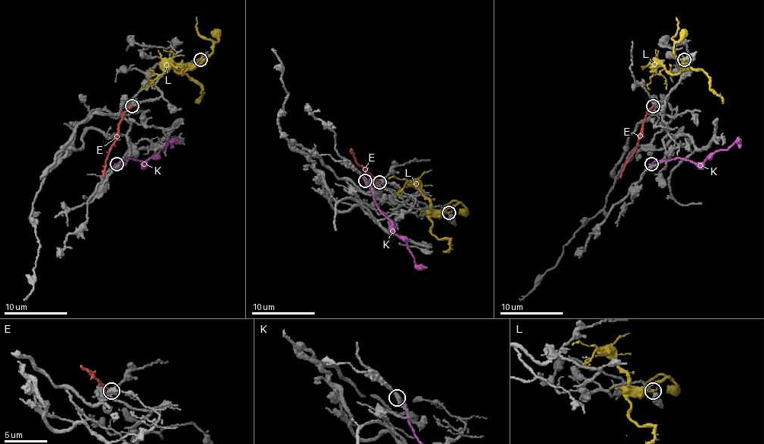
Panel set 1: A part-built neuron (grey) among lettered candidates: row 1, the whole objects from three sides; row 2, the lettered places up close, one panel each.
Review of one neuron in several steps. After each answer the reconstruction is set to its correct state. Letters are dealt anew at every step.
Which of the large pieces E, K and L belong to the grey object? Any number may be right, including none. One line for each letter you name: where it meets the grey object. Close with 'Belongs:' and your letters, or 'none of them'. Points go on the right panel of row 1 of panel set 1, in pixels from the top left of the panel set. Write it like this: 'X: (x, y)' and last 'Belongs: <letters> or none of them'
Belongs: none of them

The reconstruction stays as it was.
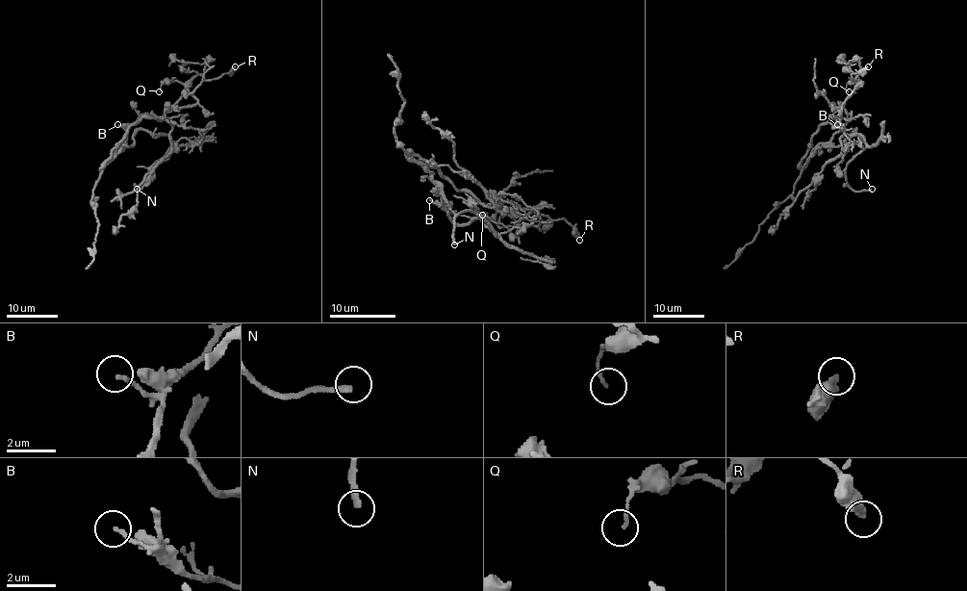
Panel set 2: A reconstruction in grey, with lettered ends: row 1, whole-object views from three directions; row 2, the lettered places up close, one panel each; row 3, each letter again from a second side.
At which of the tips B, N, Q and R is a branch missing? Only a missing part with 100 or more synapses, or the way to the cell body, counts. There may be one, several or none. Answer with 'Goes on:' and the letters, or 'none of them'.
Goes on: N

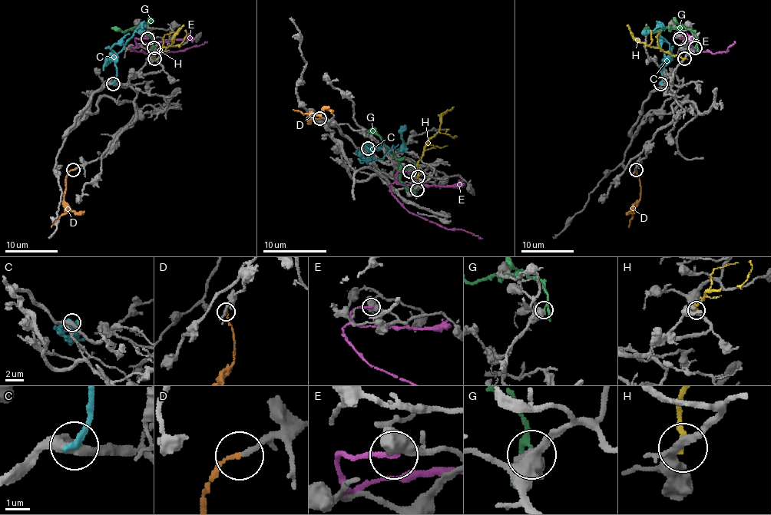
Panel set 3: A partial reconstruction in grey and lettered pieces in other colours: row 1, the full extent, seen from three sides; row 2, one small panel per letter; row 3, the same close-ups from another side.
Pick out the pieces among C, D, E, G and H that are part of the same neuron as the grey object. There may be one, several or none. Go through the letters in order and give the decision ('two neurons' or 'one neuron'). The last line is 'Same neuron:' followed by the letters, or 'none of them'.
C: two neurons
D: one neuron
E: two neurons
G: two neurons
H: two neurons
Same neuron: D

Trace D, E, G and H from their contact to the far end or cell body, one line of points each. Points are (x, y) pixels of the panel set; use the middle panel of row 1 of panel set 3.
D: (320, 117), (314, 119), (310, 123), (309, 114), (293, 110)
E: (408, 171), (396, 174), (395, 183), (390, 187), (392, 193), (411, 212), (447, 229), (454, 229), (481, 238)
G: (417, 189), (415, 192), (408, 190), (401, 179), (399, 160), (377, 135), (366, 130)
H: (418, 176), (417, 163), (426, 143), (439, 130), (444, 114), (453, 107)

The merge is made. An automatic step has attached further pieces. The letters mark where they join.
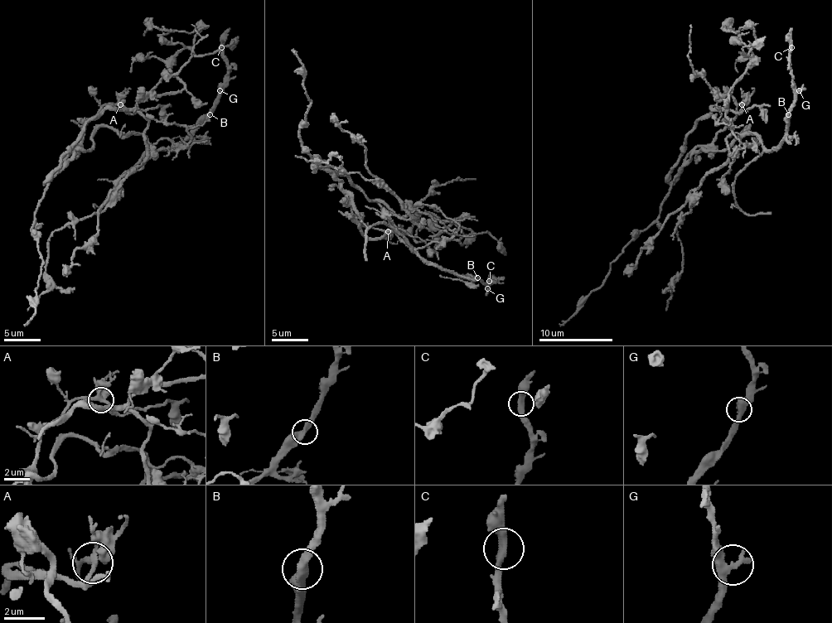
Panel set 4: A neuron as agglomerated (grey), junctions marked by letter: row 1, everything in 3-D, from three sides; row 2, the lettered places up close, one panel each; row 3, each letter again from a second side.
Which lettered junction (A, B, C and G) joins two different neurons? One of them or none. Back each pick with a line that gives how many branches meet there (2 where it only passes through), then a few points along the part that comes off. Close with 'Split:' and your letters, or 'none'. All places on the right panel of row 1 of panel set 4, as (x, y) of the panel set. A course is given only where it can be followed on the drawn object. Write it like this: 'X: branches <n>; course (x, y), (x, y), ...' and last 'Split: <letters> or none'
Split: none

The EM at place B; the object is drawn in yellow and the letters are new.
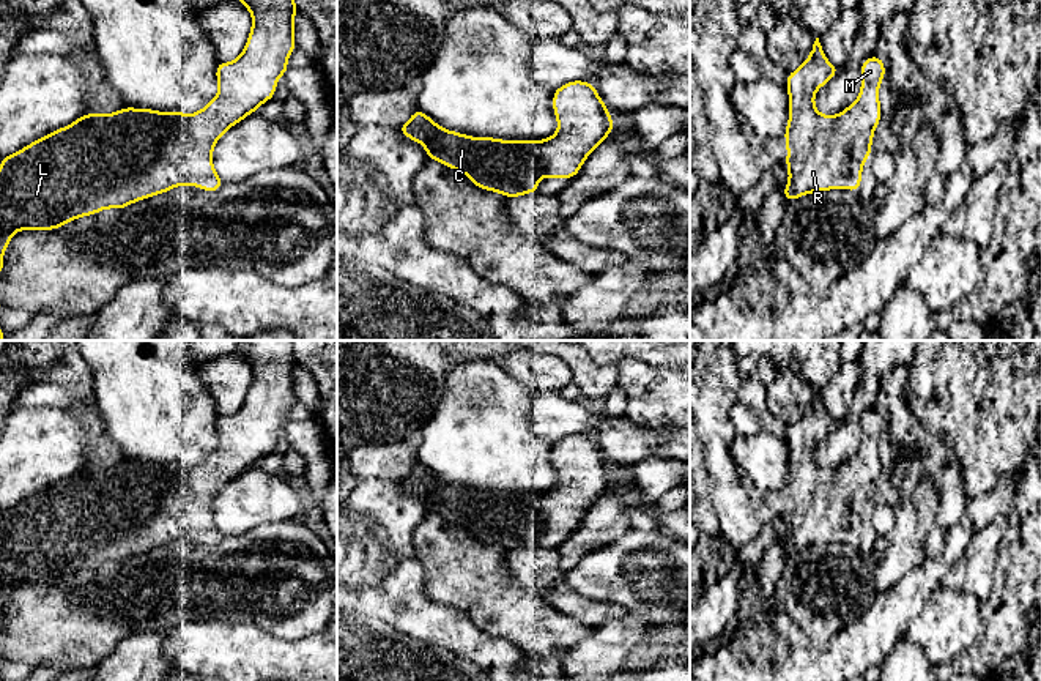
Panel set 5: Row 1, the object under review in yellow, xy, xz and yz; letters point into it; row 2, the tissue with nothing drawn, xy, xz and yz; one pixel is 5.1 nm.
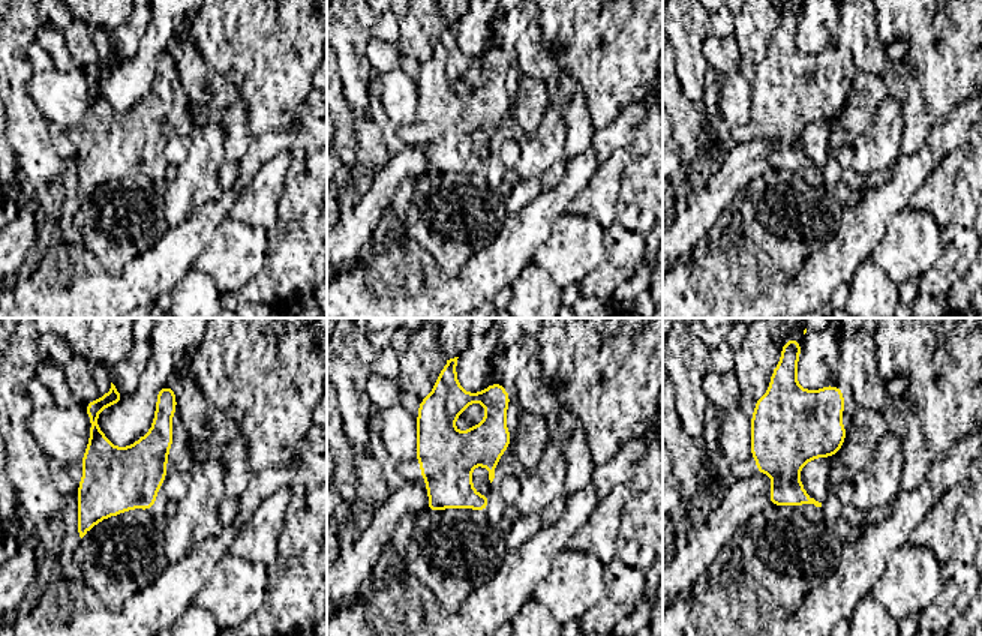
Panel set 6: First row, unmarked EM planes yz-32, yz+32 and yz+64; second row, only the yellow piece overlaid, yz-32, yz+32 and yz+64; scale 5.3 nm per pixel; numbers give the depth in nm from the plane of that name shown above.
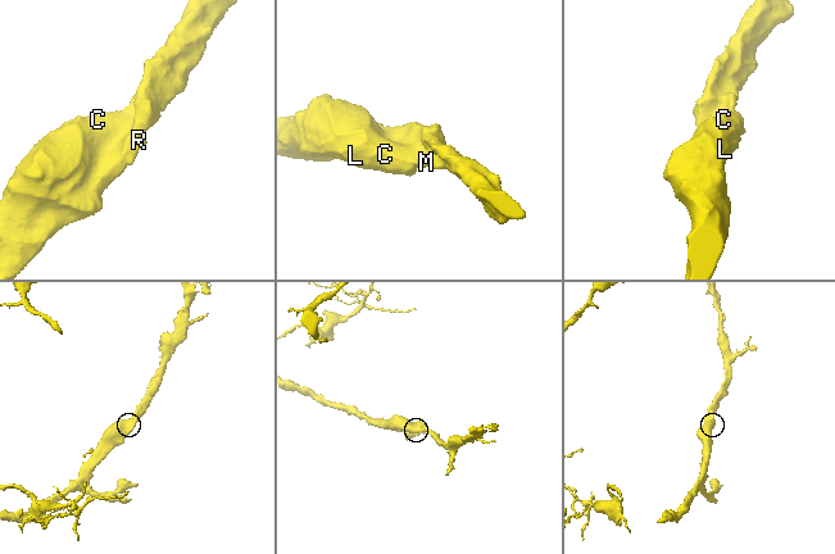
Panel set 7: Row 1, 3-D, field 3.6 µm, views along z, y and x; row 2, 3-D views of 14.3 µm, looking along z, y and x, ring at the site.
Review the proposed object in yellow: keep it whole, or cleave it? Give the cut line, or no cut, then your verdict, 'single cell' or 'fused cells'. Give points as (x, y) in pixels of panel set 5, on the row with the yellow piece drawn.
cut none; single cell

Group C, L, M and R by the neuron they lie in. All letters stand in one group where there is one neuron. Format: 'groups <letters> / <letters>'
groups C L M R

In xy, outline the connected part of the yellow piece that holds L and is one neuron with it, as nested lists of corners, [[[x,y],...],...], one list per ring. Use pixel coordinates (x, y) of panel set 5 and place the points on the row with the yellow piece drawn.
[[[236,0],[252,14],[252,28],[241,55],[216,63],[217,95],[197,114],[159,112],[123,107],[113,114],[83,114],[65,128],[33,140],[19,151],[3,156],[0,164],[0,276],[5,273],[3,254],[17,230],[55,230],[77,218],[93,216],[106,208],[123,210],[131,203],[165,194],[176,186],[200,186],[206,192],[219,191],[225,183],[213,166],[213,148],[232,126],[276,98],[276,85],[290,69],[288,57],[296,47],[293,17],[299,14],[295,0]]]

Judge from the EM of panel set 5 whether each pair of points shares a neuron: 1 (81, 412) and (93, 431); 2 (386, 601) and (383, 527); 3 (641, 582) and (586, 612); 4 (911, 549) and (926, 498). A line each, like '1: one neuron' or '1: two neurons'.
1: one neuron
2: one neuron
3: two neurons
4: one neuron

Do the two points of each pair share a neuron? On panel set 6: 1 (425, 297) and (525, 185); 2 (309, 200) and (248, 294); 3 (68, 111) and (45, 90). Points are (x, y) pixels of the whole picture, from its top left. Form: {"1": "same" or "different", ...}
{"1": "different", "2": "same", "3": "same"}

